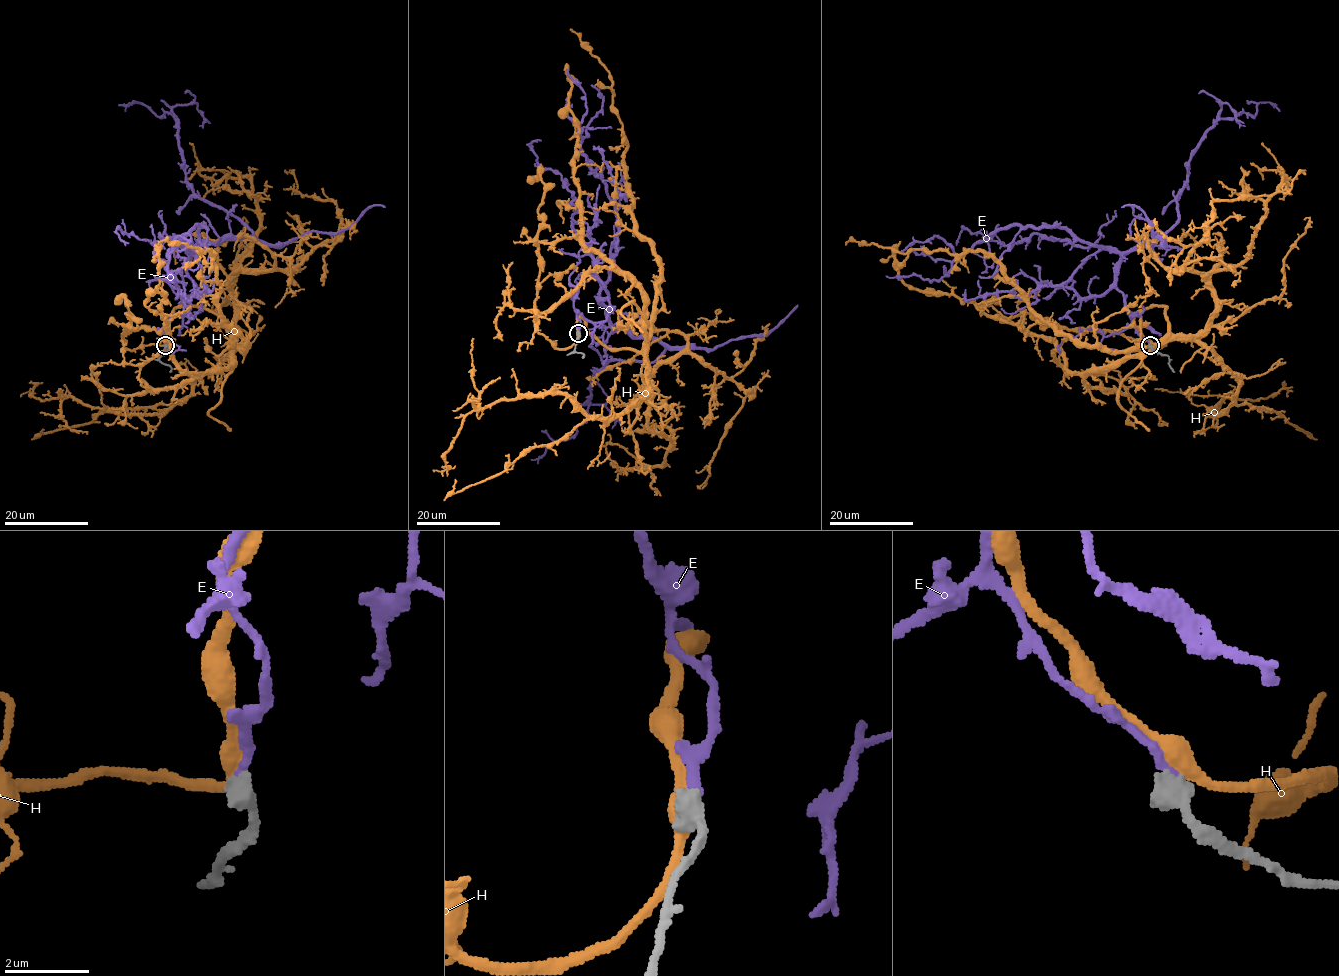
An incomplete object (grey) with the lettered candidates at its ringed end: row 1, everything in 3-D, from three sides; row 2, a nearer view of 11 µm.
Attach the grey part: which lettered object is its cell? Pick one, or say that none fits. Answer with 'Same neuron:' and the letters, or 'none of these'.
Same neuron: E

